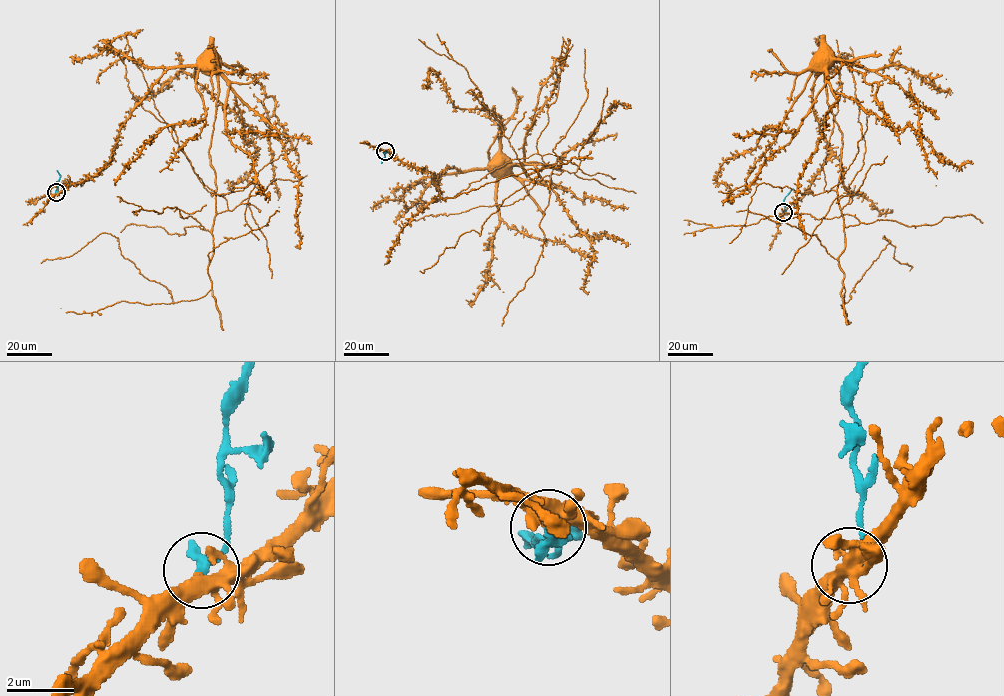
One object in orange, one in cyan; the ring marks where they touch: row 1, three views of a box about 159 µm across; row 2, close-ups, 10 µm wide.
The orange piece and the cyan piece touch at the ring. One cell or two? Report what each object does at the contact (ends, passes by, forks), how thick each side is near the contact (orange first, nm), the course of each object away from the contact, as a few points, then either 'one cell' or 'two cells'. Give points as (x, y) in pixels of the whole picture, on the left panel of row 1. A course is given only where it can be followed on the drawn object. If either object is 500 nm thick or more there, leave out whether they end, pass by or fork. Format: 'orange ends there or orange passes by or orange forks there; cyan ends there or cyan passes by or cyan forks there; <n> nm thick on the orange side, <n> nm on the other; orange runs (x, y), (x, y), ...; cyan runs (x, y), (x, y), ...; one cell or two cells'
orange forks there; cyan passes by; 320 nm thick on the orange side, 240 nm on the other; orange runs (56, 193), (89, 179), (106, 165), (120, 127), (167, 70), (211, 63); cyan runs (56, 192), (60, 175), (57, 170); two cells

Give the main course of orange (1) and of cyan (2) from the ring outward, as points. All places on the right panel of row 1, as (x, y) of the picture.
1: (784, 212), (807, 192), (830, 154), (811, 99), (814, 83), (822, 67), (814, 62)
2: (784, 212), (784, 199), (793, 188)

